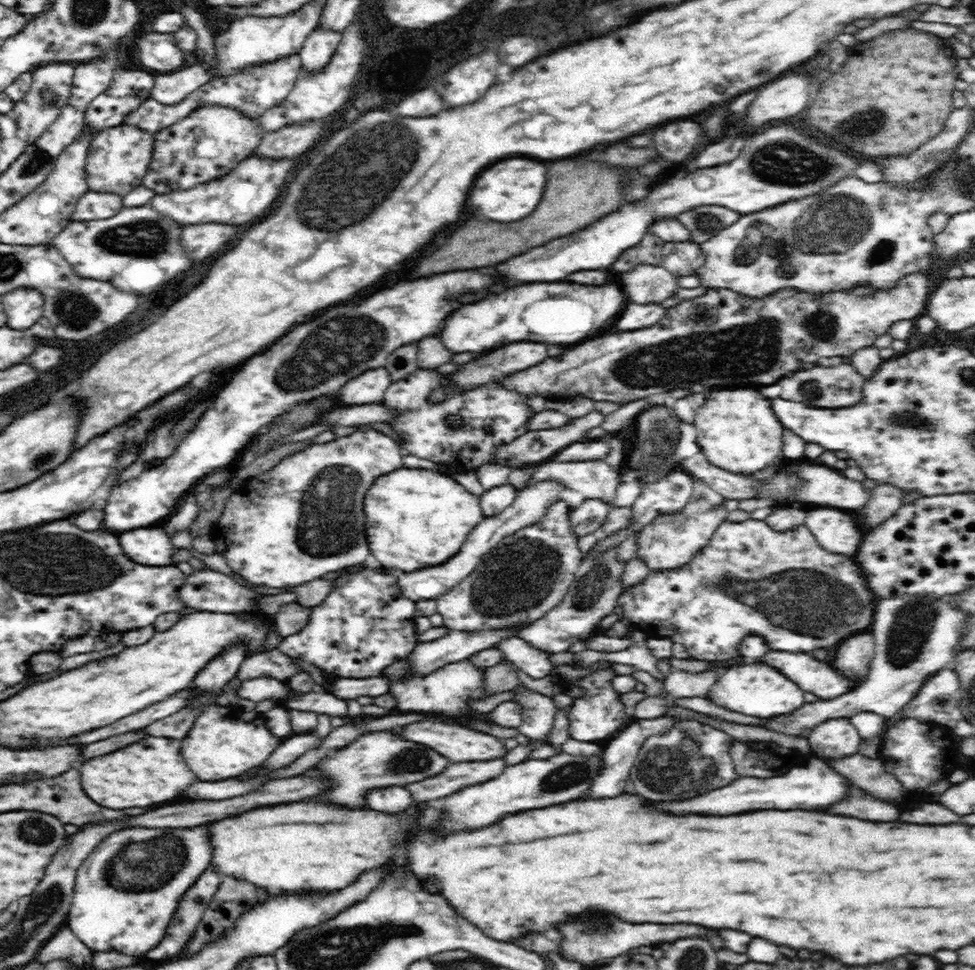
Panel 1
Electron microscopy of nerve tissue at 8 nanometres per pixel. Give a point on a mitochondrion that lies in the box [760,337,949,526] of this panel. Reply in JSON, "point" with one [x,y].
{"point":[900,417]}

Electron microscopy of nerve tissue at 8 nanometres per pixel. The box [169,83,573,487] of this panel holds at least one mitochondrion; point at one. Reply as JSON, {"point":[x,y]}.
{"point":[367,171]}

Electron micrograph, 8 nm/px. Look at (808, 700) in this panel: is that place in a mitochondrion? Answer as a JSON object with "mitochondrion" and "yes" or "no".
{"mitochondrion":"no"}

